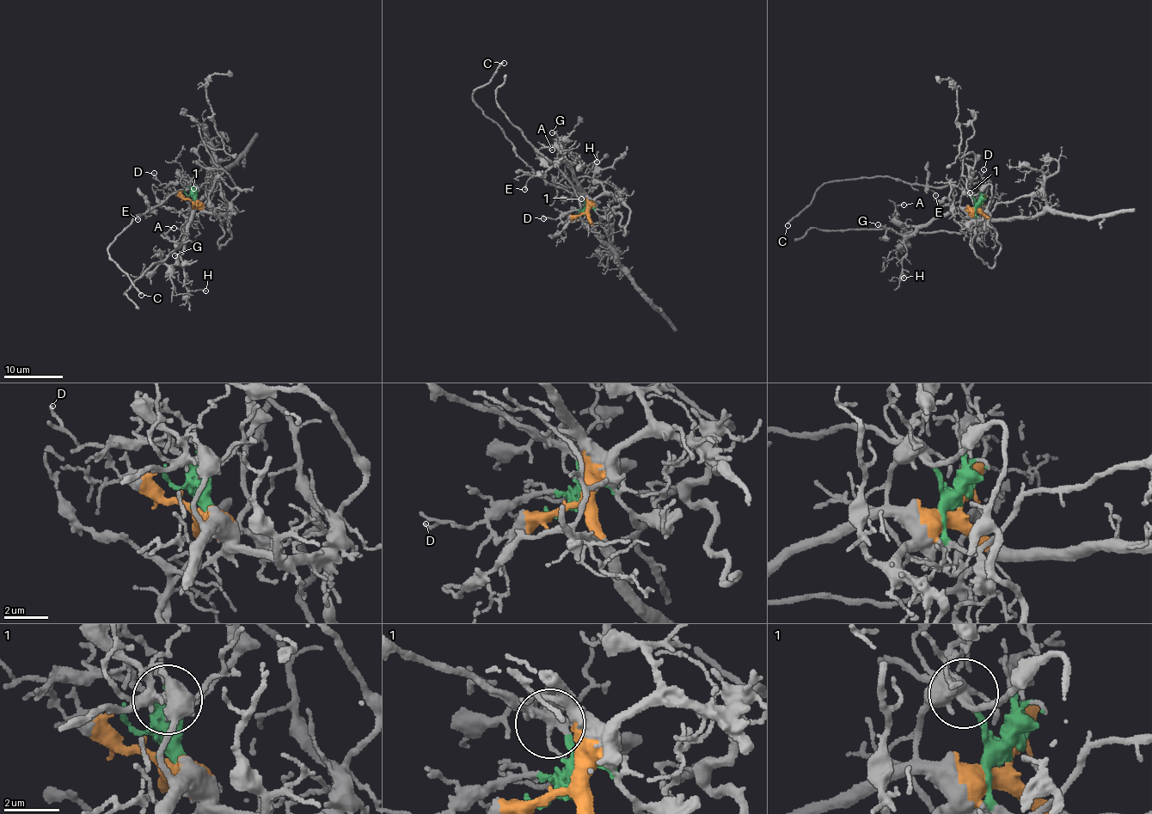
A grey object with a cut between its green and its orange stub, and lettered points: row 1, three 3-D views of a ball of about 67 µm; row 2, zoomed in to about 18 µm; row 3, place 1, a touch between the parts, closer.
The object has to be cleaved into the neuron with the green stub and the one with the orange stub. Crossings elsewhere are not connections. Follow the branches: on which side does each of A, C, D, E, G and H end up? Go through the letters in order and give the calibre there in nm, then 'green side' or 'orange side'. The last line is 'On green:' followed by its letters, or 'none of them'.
A: calibre 110 nm; orange side
C: calibre 180 nm; green side
D: calibre 120 nm; green side
E: calibre 130 nm; green side
G: calibre 90 nm; orange side
H: calibre 120 nm; orange side
On green: C, D, E

